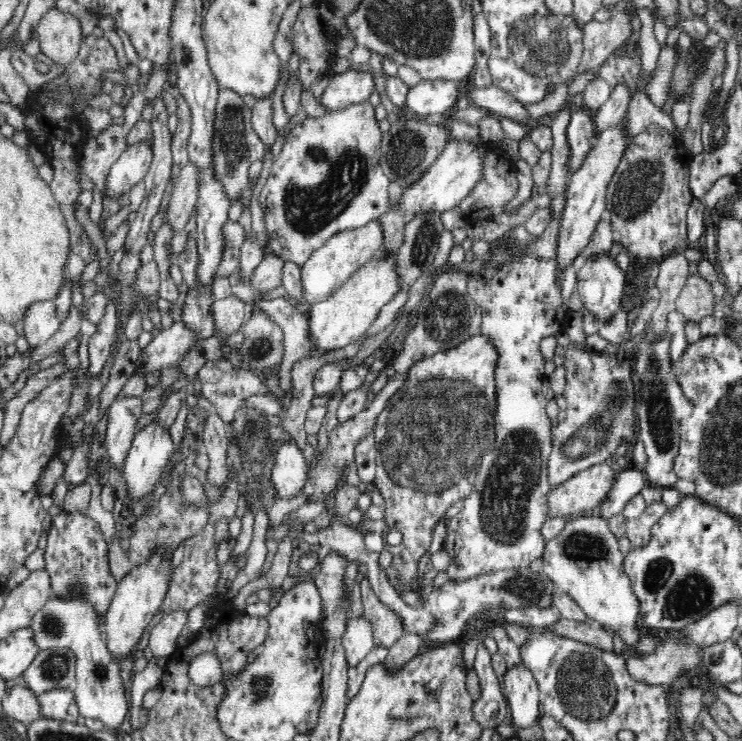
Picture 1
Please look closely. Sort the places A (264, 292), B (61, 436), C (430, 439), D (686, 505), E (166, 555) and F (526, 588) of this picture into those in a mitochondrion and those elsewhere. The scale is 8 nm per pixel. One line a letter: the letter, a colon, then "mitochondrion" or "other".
A: other
B: other
C: mitochondrion
D: other
E: other
F: mitochondrion

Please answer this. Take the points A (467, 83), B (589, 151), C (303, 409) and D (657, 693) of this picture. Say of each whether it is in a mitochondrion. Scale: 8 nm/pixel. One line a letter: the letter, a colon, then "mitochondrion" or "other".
A: other
B: other
C: other
D: other

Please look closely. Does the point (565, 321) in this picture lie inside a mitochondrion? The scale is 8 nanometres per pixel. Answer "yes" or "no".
no

